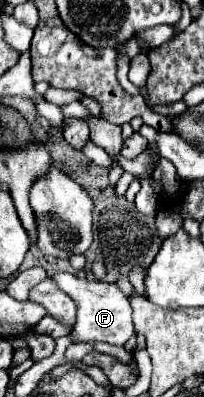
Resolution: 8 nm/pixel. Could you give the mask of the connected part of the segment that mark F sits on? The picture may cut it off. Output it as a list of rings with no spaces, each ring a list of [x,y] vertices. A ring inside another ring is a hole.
[[[56,272],[50,276],[50,280],[76,302],[78,322],[76,322],[76,330],[72,334],[72,340],[98,340],[98,342],[122,346],[134,334],[130,300],[124,292],[118,290],[116,284],[108,284],[102,280],[78,278],[70,272]]]

